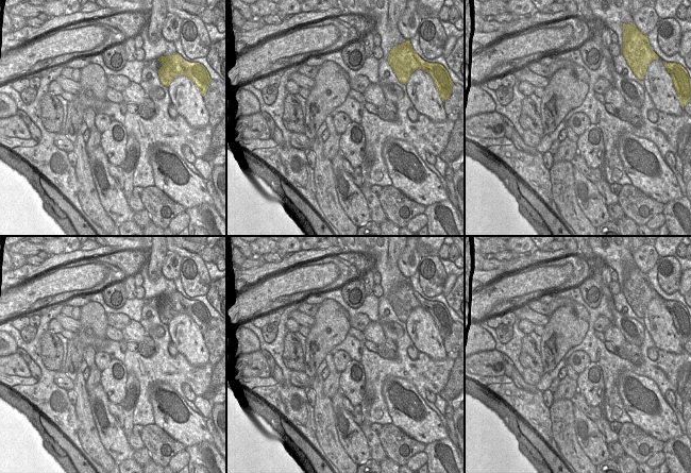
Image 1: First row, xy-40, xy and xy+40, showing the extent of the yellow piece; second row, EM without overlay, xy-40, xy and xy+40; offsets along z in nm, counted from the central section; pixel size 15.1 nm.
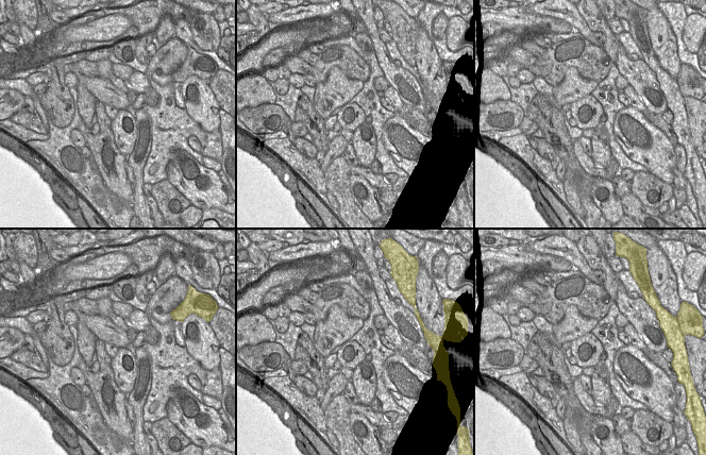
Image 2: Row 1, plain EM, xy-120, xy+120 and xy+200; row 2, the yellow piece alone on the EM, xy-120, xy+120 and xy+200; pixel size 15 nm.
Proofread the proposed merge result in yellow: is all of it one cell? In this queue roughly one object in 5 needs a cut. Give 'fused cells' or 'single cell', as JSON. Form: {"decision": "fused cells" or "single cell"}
{"decision": "fused cells"}

